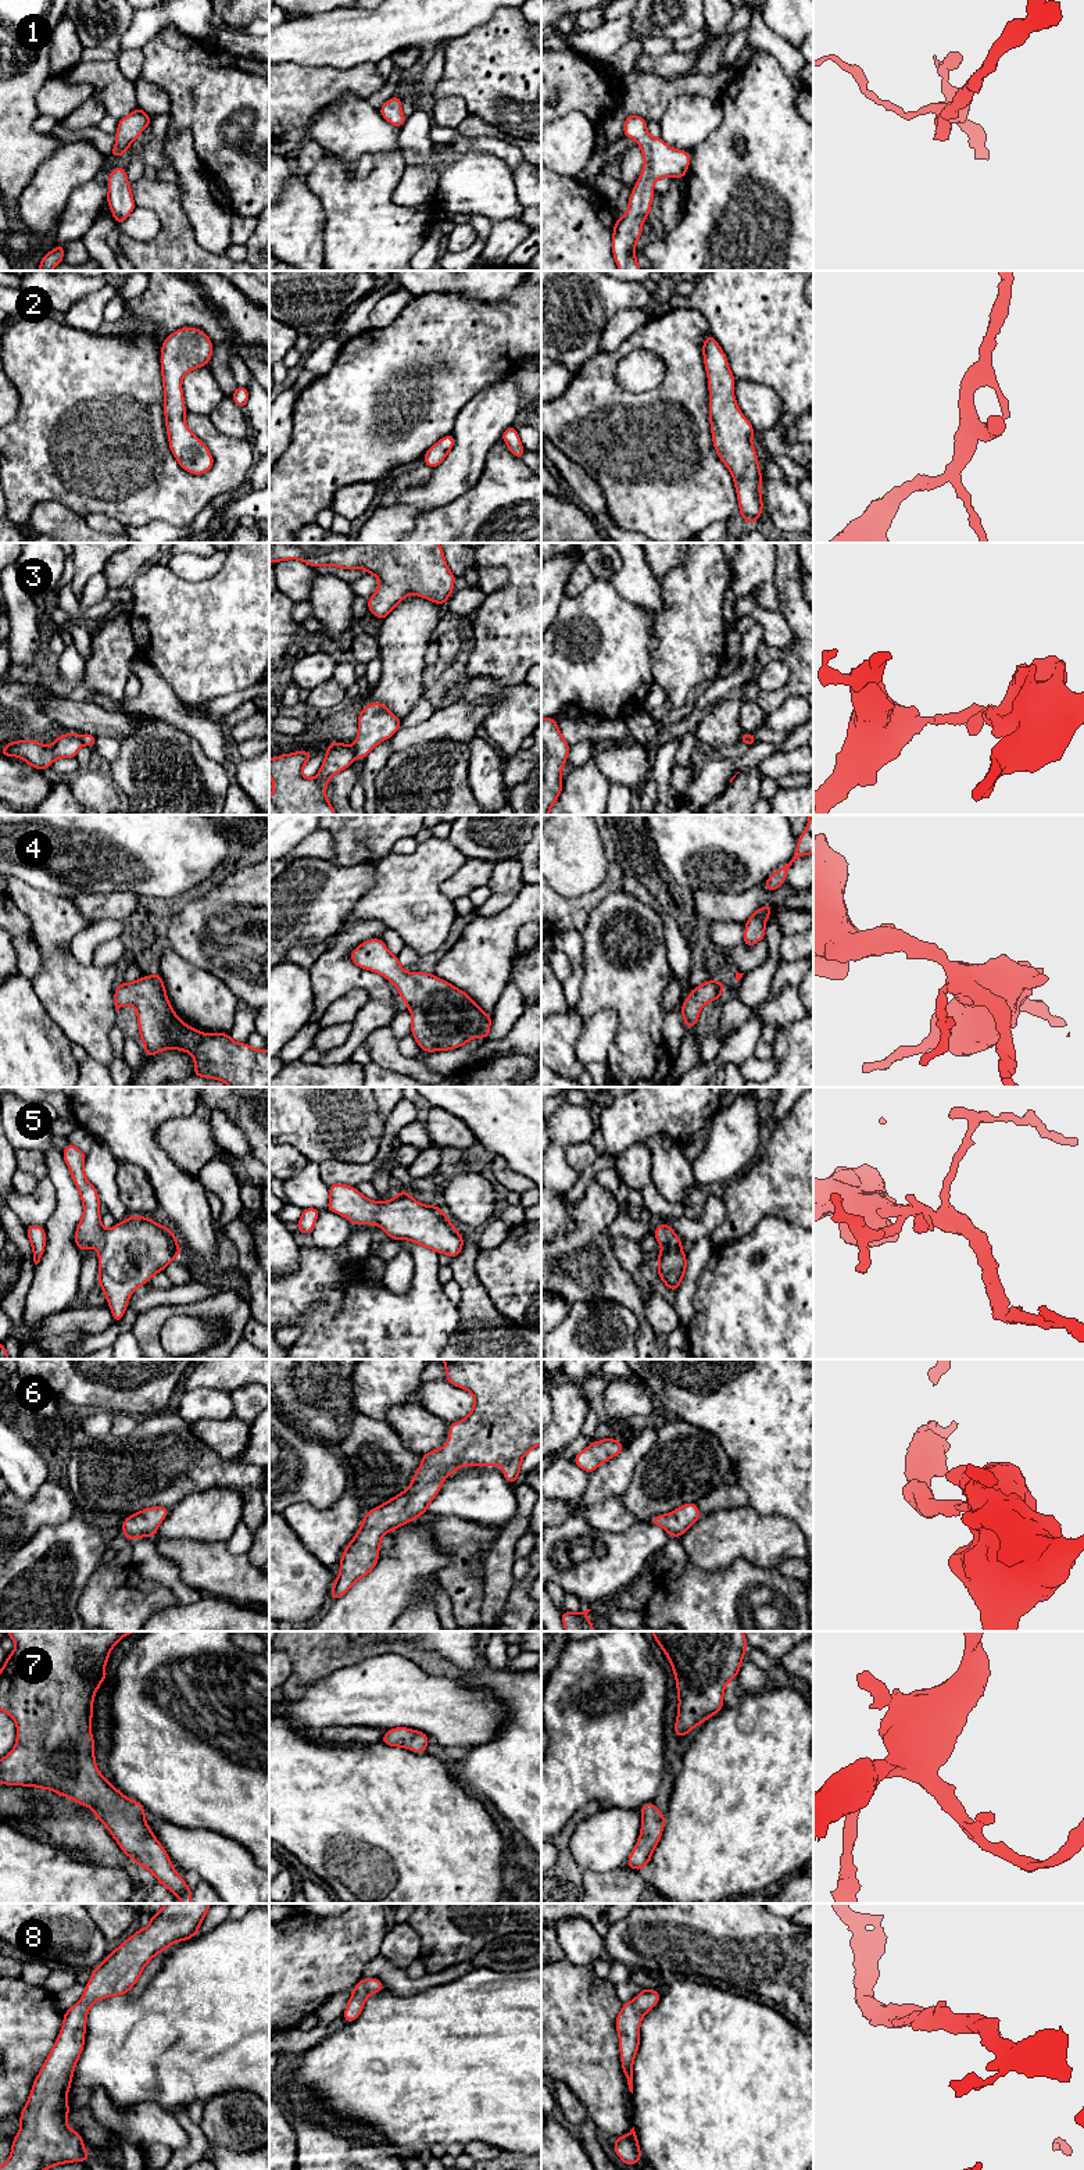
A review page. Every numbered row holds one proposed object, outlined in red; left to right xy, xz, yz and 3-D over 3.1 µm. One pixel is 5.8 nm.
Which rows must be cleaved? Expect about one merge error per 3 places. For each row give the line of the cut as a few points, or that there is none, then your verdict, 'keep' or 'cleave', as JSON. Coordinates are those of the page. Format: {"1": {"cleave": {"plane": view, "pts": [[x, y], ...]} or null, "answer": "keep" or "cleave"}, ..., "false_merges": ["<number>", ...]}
{"1": {"cleave": null, "answer": "keep"}, "2": {"cleave": null, "answer": "keep"}, "3": {"cleave": {"plane": "xz", "pts": [[351, 749], [356, 757]]}, "answer": "cleave"}, "4": {"cleave": null, "answer": "keep"}, "5": {"cleave": null, "answer": "keep"}, "6": {"cleave": null, "answer": "keep"}, "7": {"cleave": null, "answer": "keep"}, "8": {"cleave": null, "answer": "keep"}, "false_merges": ["3"]}

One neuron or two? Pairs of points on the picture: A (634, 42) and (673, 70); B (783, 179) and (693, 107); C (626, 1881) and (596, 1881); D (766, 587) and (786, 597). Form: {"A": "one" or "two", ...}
{"A": "two", "B": "two", "C": "one", "D": "two"}

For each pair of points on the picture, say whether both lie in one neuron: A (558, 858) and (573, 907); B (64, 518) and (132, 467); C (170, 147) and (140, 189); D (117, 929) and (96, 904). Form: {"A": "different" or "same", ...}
{"A": "different", "B": "different", "C": "different", "D": "different"}

